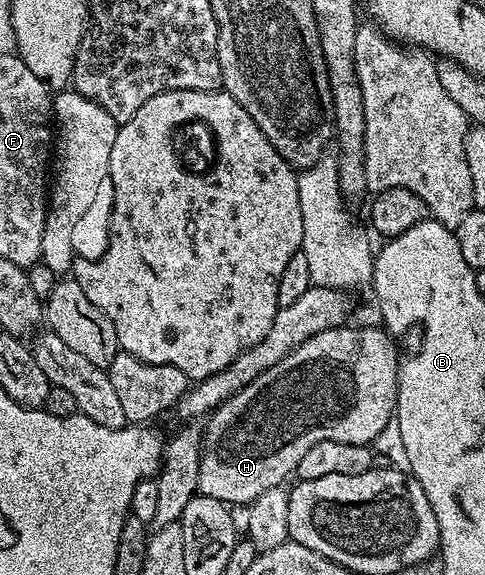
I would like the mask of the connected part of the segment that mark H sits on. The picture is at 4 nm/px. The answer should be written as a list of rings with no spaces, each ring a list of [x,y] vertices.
[[[349,324],[336,326],[327,332],[319,332],[319,336],[311,336],[311,340],[299,344],[299,348],[295,348],[295,352],[283,356],[283,360],[279,360],[279,364],[267,368],[267,372],[263,372],[263,376],[251,380],[251,384],[247,384],[247,388],[235,392],[235,396],[228,398],[222,406],[218,406],[212,414],[208,415],[201,436],[201,459],[199,460],[199,480],[197,481],[198,491],[204,497],[214,498],[226,504],[250,504],[267,489],[281,486],[285,482],[284,478],[296,471],[299,460],[303,460],[303,455],[307,453],[307,448],[311,448],[311,444],[320,444],[323,440],[339,440],[343,444],[363,444],[364,446],[376,443],[379,432],[383,432],[383,428],[395,418],[399,357],[397,358],[397,350],[393,347],[394,339],[388,330],[384,328],[376,330],[373,326],[361,326],[358,330],[352,330],[351,327],[352,325]]]

